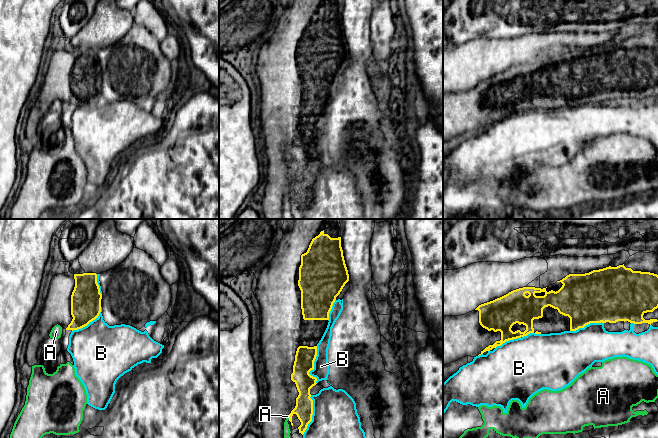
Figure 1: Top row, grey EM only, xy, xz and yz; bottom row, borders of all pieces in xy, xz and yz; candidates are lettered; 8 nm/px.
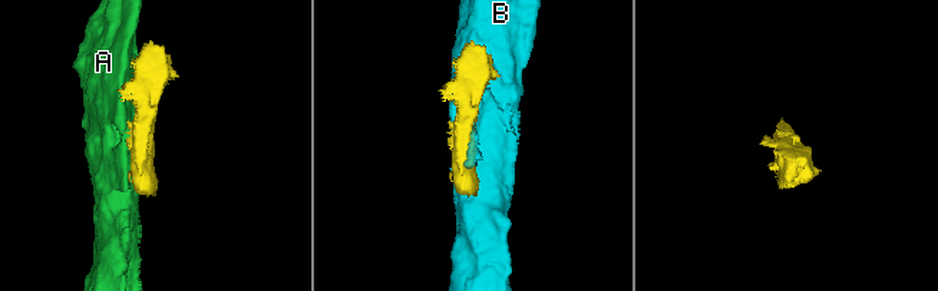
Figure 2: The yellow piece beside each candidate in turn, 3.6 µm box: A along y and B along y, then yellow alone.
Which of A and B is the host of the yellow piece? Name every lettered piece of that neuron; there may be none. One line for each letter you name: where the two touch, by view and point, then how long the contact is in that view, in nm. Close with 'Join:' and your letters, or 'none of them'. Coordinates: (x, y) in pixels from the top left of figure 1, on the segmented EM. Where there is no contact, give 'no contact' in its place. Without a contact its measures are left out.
Join: none of them

